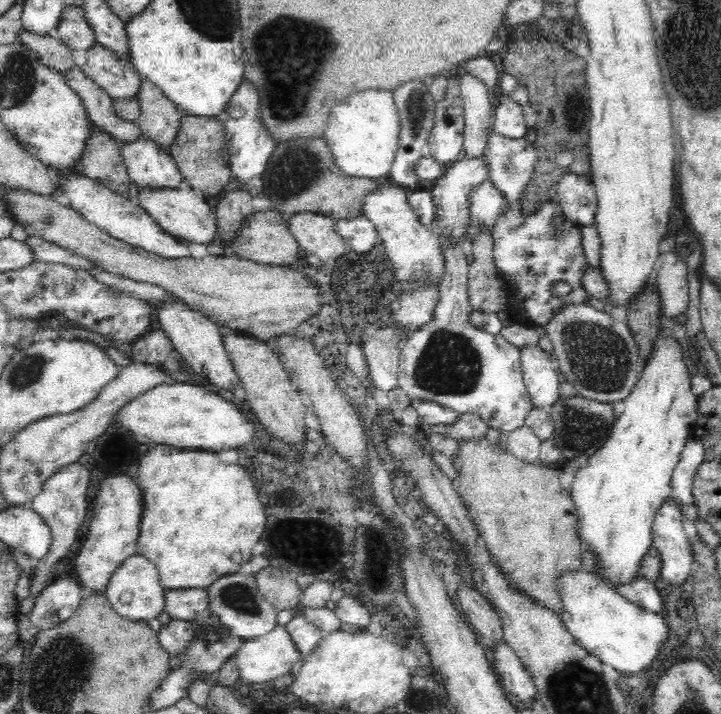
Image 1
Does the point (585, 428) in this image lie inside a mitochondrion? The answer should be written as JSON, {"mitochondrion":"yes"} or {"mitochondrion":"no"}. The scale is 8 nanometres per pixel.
{"mitochondrion":"yes"}

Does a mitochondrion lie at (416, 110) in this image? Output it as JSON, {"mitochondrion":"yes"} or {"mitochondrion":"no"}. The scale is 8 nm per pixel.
{"mitochondrion":"yes"}

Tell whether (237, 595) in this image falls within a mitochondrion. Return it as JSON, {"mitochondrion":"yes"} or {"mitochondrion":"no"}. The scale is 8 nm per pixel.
{"mitochondrion":"yes"}

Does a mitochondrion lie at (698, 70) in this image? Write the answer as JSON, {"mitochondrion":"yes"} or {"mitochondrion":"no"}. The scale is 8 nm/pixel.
{"mitochondrion":"yes"}

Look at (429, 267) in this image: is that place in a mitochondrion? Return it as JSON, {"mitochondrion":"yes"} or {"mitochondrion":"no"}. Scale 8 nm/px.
{"mitochondrion":"no"}

